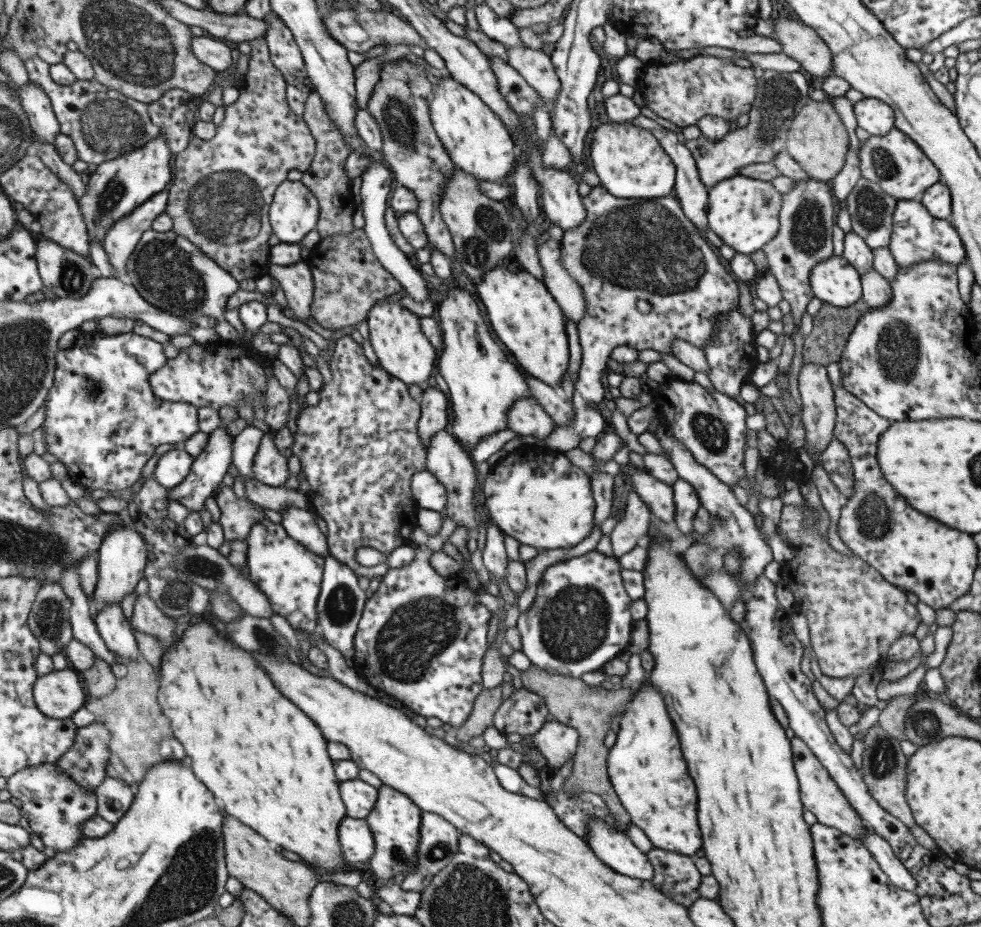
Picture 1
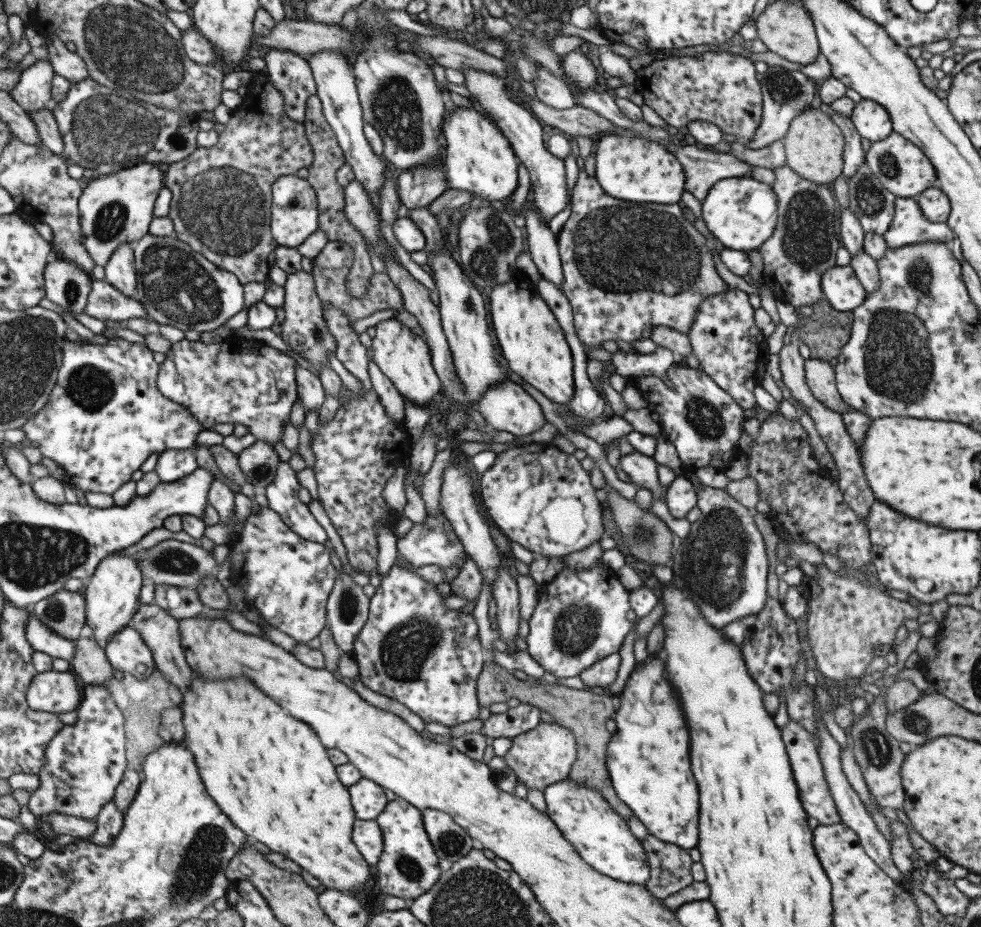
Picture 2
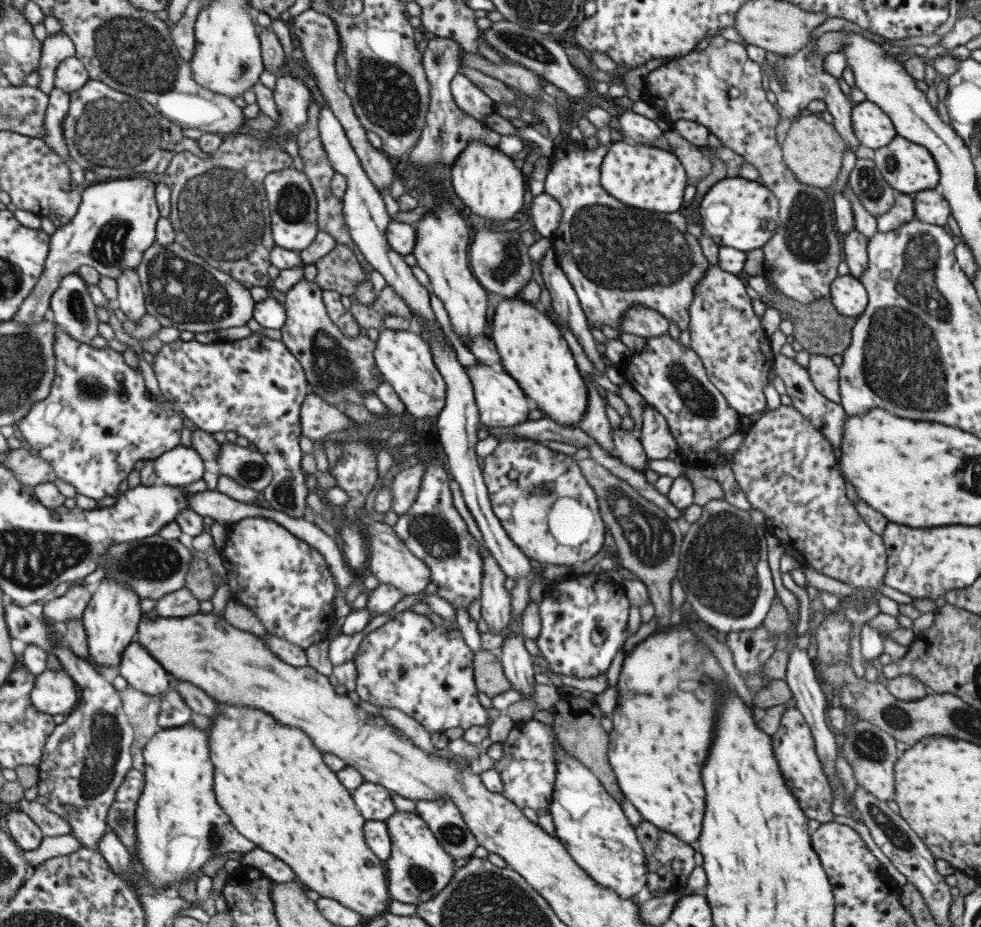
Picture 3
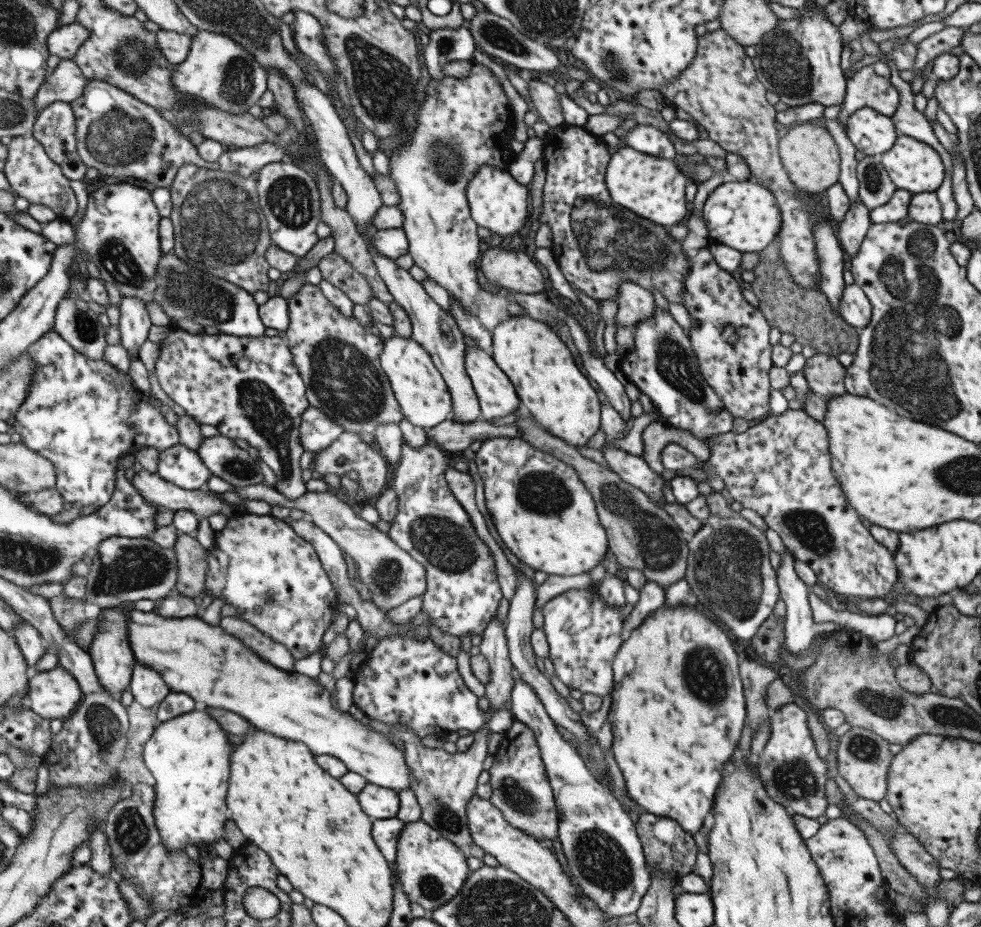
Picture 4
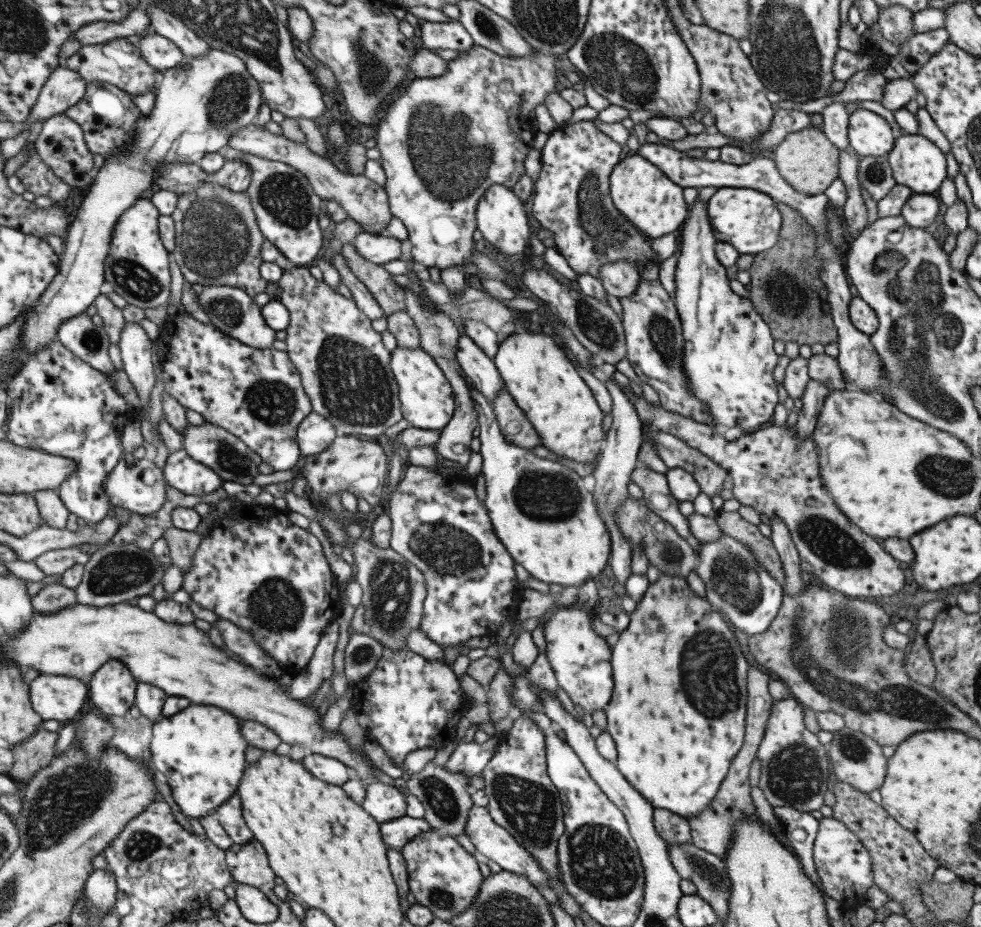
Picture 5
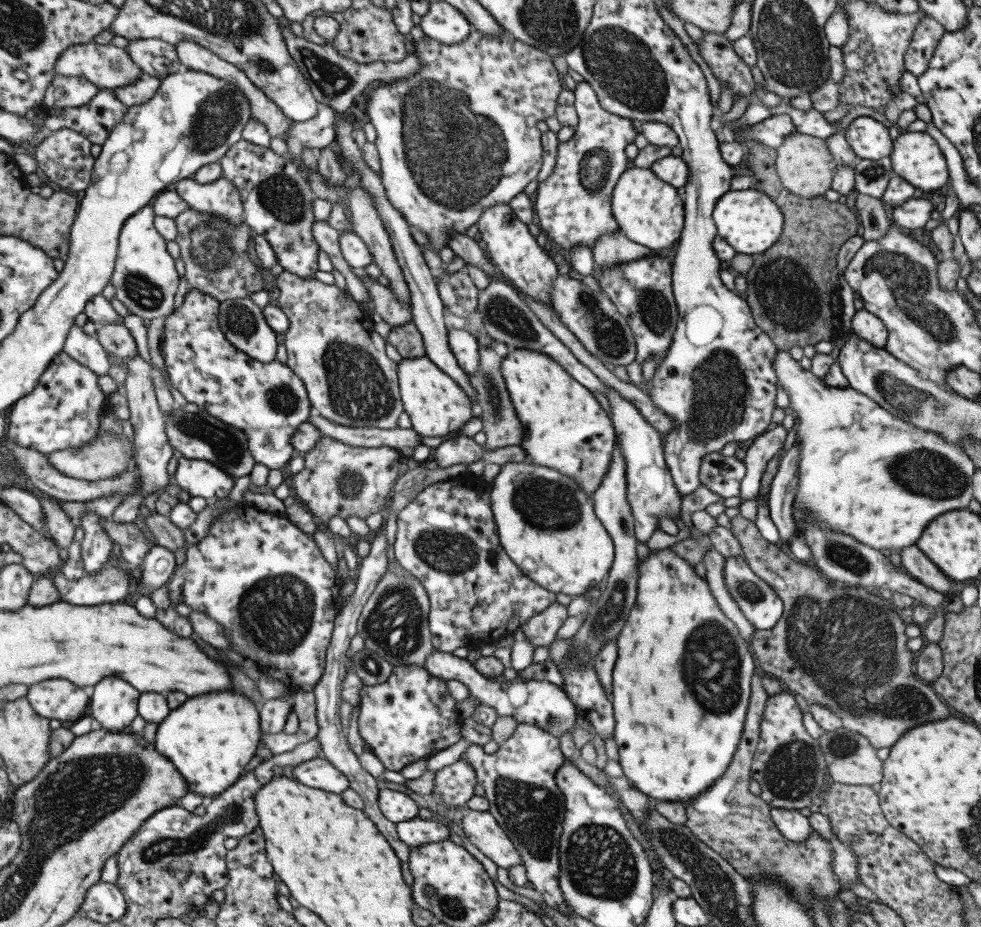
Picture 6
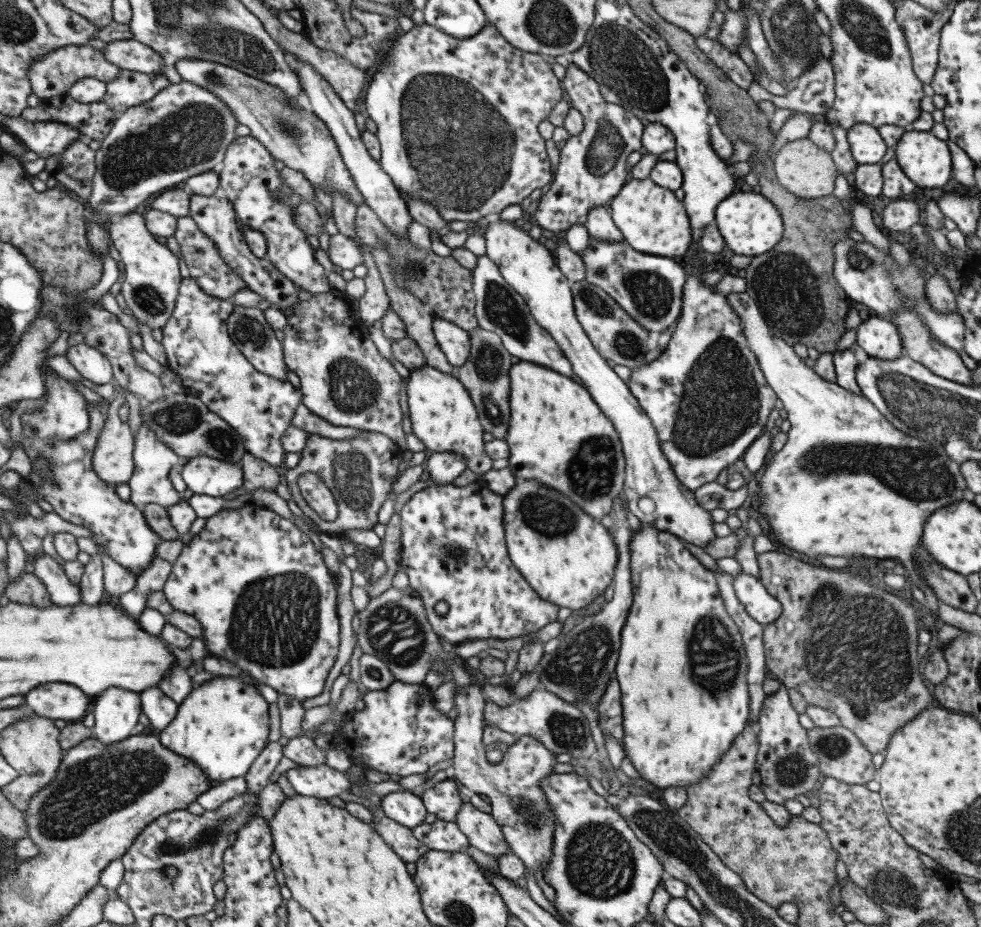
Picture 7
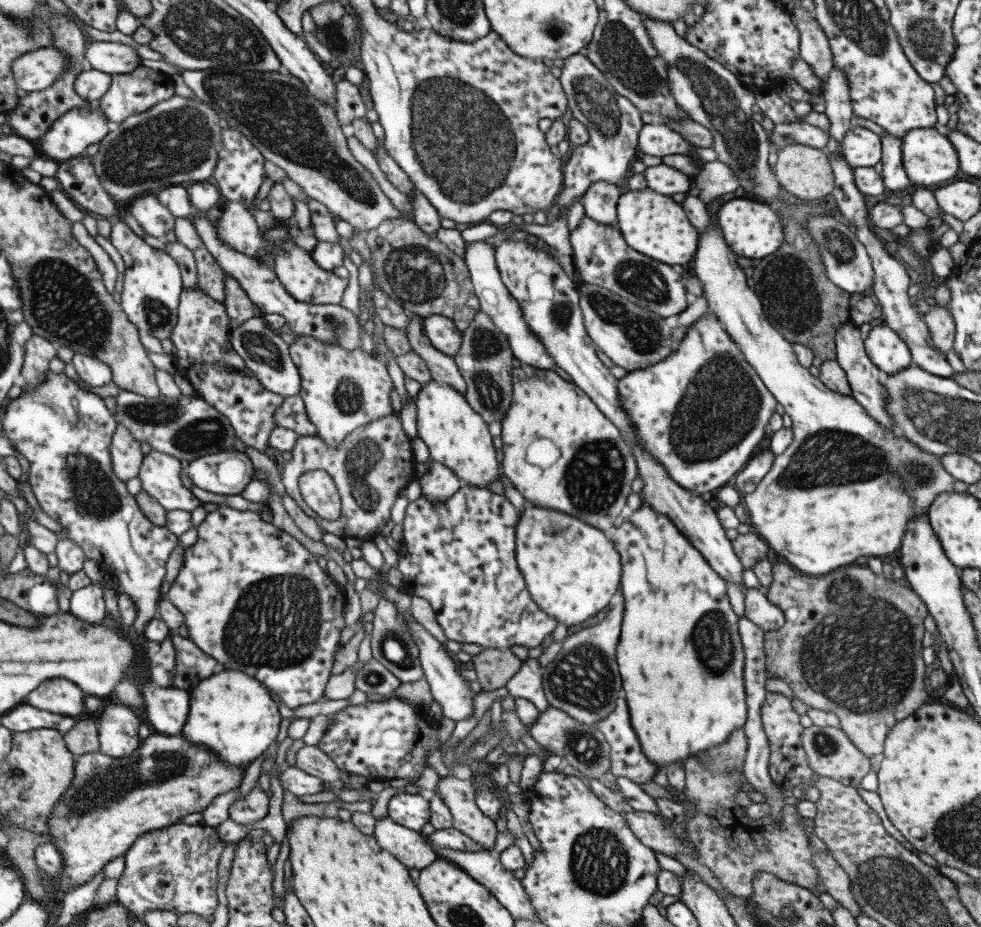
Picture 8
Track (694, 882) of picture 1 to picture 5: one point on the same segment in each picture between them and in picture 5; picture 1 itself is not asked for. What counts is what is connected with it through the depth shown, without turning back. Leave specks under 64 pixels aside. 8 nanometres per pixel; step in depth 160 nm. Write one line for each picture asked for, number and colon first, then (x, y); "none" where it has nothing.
2: (669, 866)
3: (669, 861)
4: (666, 846)
5: (673, 829)

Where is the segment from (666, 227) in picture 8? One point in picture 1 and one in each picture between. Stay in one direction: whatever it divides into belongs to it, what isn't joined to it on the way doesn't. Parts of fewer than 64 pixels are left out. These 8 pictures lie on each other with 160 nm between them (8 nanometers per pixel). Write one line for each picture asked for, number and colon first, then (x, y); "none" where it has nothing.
1: (628, 161)
2: (632, 168)
3: (641, 176)
4: (650, 187)
5: (654, 205)
6: (648, 211)
7: (651, 220)

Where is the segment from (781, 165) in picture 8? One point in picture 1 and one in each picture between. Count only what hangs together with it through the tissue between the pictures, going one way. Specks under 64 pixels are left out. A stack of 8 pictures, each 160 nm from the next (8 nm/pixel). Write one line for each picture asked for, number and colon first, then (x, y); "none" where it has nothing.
1: (816, 139)
2: (813, 143)
3: (812, 149)
4: (808, 153)
5: (806, 160)
6: (803, 164)
7: (803, 169)

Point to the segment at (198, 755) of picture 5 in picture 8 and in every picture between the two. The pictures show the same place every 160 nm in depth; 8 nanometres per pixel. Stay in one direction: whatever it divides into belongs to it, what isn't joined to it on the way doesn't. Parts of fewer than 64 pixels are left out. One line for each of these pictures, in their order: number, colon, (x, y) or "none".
6: (210, 739)
7: (222, 725)
8: (231, 714)

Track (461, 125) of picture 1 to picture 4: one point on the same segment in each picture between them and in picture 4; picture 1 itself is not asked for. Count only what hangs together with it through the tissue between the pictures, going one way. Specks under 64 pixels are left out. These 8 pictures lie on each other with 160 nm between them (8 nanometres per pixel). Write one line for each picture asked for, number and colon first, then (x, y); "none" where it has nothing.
2: (477, 158)
3: (488, 182)
4: (496, 202)

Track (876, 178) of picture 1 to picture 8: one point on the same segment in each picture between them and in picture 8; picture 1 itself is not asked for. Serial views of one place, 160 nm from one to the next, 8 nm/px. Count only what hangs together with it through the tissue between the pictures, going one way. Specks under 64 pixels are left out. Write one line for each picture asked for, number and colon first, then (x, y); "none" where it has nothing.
2: (901, 167)
3: (908, 168)
4: (914, 166)
5: (915, 162)
6: (915, 157)
7: (925, 160)
8: (928, 158)

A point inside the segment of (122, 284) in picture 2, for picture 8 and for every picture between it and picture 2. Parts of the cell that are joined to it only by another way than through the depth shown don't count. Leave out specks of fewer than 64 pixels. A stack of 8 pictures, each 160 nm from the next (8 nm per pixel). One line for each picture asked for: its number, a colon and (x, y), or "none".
3: (130, 300)
4: (134, 323)
5: (133, 344)
6: (151, 451)
7: (149, 483)
8: (158, 474)

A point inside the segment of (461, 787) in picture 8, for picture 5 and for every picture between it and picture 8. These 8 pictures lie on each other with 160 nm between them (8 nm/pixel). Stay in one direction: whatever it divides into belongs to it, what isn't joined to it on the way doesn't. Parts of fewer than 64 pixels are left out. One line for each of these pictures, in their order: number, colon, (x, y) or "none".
5: (495, 843)
6: (481, 830)
7: (482, 832)

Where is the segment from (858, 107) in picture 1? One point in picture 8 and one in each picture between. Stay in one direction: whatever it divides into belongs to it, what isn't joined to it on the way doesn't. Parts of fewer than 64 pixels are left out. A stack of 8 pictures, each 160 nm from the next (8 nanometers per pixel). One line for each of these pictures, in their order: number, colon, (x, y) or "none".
2: (871, 121)
3: (873, 129)
4: (872, 133)
5: (869, 134)
6: (869, 140)
7: (866, 147)
8: (860, 147)

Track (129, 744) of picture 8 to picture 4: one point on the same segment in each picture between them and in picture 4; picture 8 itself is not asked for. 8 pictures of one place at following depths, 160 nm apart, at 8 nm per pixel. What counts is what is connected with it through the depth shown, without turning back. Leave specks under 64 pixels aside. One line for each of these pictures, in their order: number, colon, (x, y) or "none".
4: (113, 662)
5: (111, 690)
6: (113, 703)
7: (115, 710)

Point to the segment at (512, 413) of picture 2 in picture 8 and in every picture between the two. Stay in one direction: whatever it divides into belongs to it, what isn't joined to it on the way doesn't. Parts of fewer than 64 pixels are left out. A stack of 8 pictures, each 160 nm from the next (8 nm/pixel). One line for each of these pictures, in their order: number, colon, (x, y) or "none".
3: (500, 403)
4: (496, 398)
5: (479, 369)
6: (463, 346)
7: (453, 342)
8: (442, 334)

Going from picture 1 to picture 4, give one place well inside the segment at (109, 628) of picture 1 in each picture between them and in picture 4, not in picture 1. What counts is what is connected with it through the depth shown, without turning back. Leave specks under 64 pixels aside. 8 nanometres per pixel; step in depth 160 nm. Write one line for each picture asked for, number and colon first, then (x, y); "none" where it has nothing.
2: (125, 651)
3: (137, 667)
4: (146, 686)

